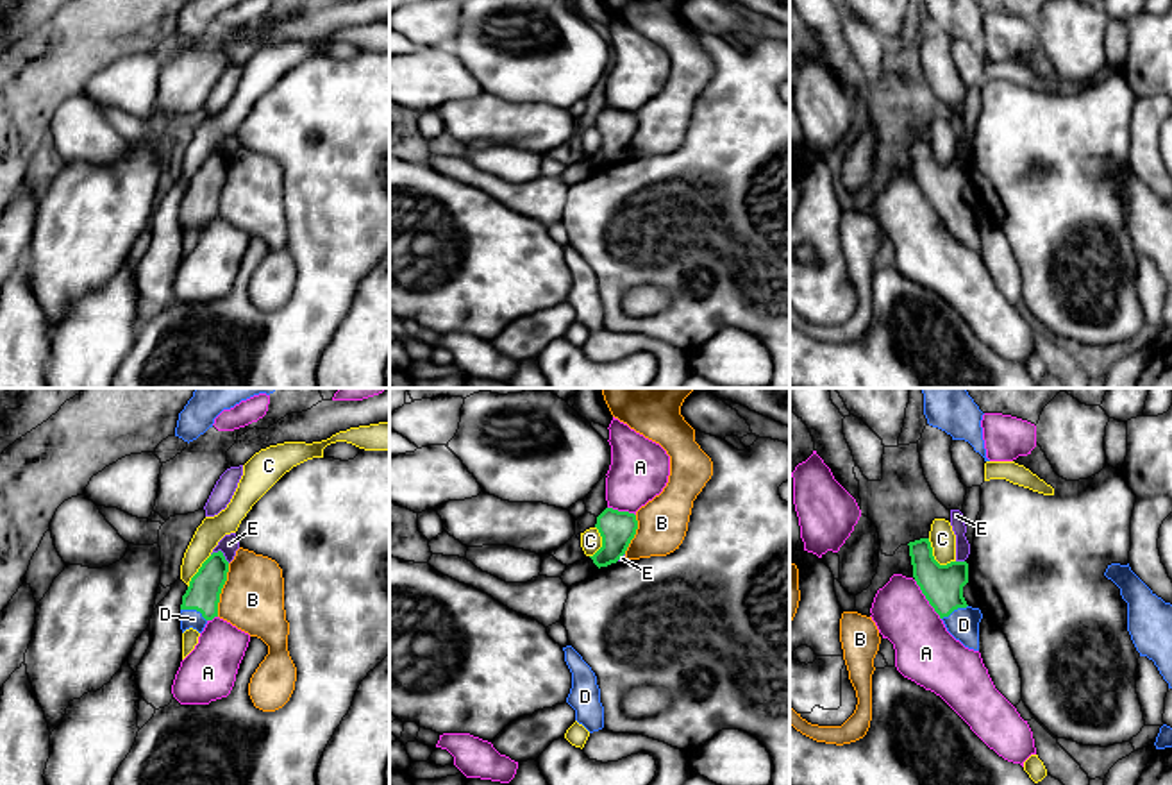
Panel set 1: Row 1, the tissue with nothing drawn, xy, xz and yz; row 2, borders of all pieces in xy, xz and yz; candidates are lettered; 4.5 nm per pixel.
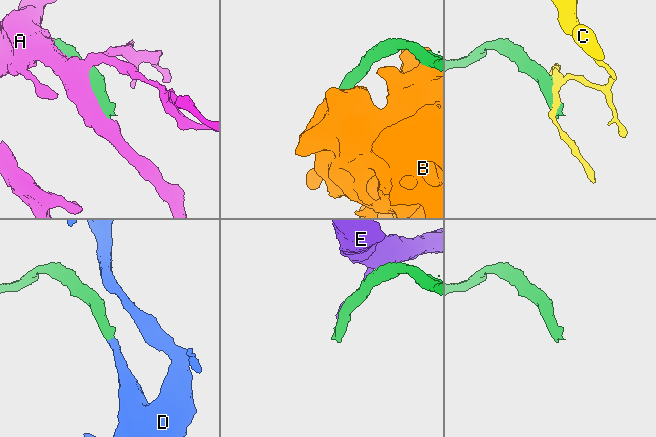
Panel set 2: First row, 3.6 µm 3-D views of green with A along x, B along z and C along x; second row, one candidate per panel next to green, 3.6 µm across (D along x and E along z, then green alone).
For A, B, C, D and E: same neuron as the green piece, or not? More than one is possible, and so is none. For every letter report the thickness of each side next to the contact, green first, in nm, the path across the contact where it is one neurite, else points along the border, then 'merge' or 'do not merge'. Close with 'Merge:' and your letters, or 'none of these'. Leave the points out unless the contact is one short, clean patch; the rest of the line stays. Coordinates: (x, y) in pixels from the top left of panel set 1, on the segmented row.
A: 190 nm thick on the green side, 280 nm on the other; do not merge
B: 150 nm thick on the green side, 280 nm on the other; do not merge
C: 190 nm thick on the green side, 120 nm on the other; do not merge
D: 150 nm thick on the green side, 80 nm on the other; runs through xy (202, 594), (195, 608), (193, 619); merge
E: 150 nm thick on the green side, 90 nm on the other; do not merge
Merge: D

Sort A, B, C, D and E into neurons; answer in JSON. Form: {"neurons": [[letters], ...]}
{"neurons": [["A"], ["B"], ["C"], ["D"], ["E"]]}

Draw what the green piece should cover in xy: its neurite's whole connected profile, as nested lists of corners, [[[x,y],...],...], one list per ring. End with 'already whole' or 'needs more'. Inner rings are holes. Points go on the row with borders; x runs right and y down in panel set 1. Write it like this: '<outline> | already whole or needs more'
[[[213,553],[191,578],[180,604],[180,629],[182,633],[189,628],[198,633],[204,631],[205,624],[218,617],[218,603],[222,588],[227,581],[229,561],[223,553]]] | needs more

